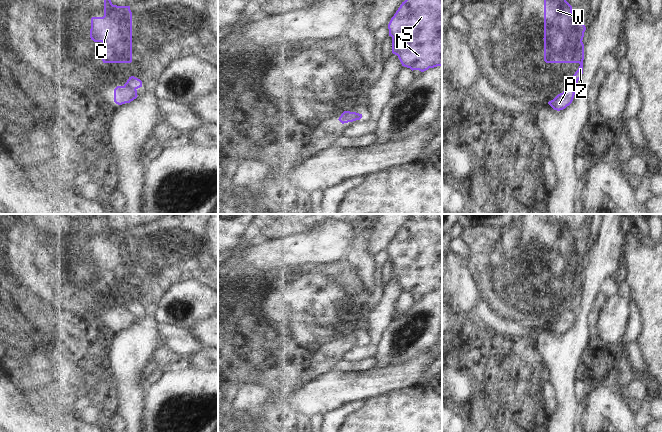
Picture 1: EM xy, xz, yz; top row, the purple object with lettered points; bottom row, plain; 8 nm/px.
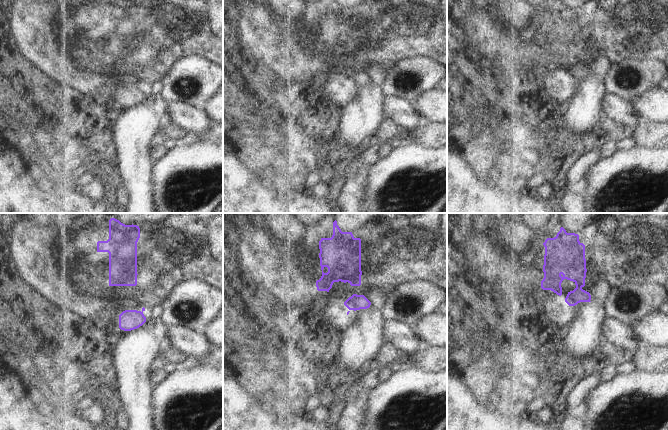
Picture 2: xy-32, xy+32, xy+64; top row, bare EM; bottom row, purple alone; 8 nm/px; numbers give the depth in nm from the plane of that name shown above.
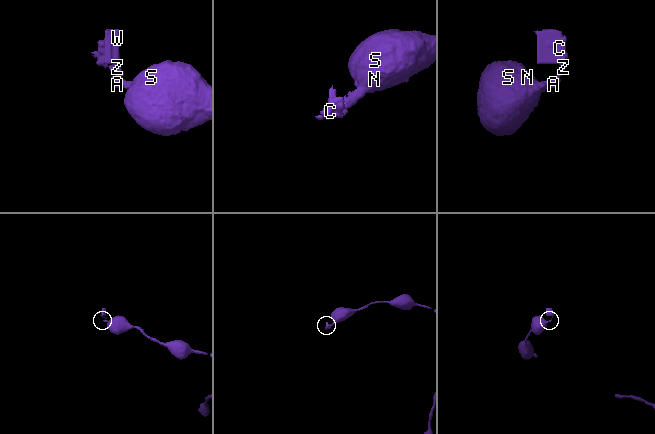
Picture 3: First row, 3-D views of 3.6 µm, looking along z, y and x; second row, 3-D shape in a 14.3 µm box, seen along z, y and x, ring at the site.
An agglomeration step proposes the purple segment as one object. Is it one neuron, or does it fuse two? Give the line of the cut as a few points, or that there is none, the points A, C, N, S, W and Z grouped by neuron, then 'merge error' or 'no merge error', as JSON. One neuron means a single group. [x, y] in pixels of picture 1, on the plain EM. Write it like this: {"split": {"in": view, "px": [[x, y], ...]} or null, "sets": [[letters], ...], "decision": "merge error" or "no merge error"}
{"split": {"in": "xy", "px": [[123, 310], [135, 313]]}, "sets": [["A", "N", "S"], ["C", "W", "Z"]], "decision": "merge error"}

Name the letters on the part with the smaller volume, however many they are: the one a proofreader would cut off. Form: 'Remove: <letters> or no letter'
Remove: C, W, Z

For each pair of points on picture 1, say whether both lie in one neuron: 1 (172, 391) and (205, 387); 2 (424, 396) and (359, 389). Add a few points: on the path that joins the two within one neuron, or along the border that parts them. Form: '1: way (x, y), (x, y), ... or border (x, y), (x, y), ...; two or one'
1: way (180, 391), (197, 391); one
2: border (412, 386), (395, 389), (370, 397), (367, 400); two

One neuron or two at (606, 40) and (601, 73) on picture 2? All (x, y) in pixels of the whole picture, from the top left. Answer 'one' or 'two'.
two

